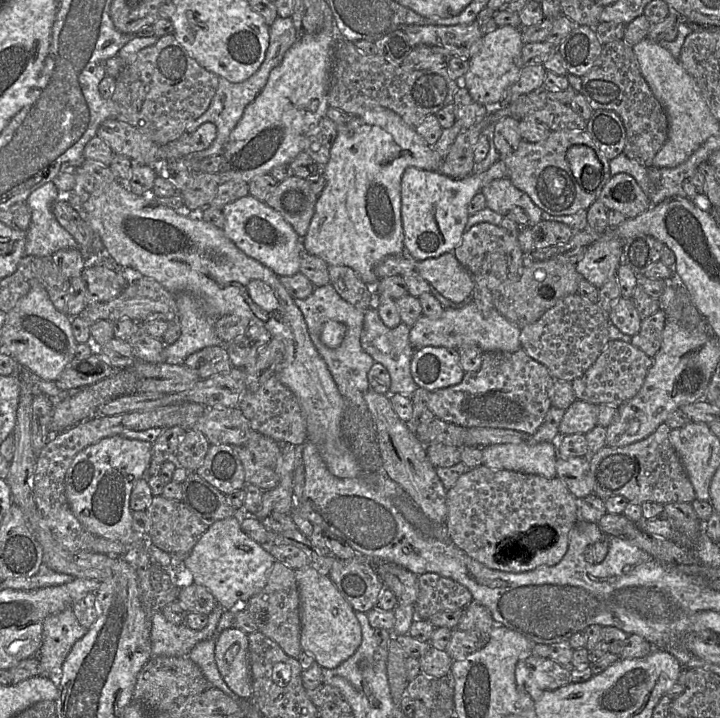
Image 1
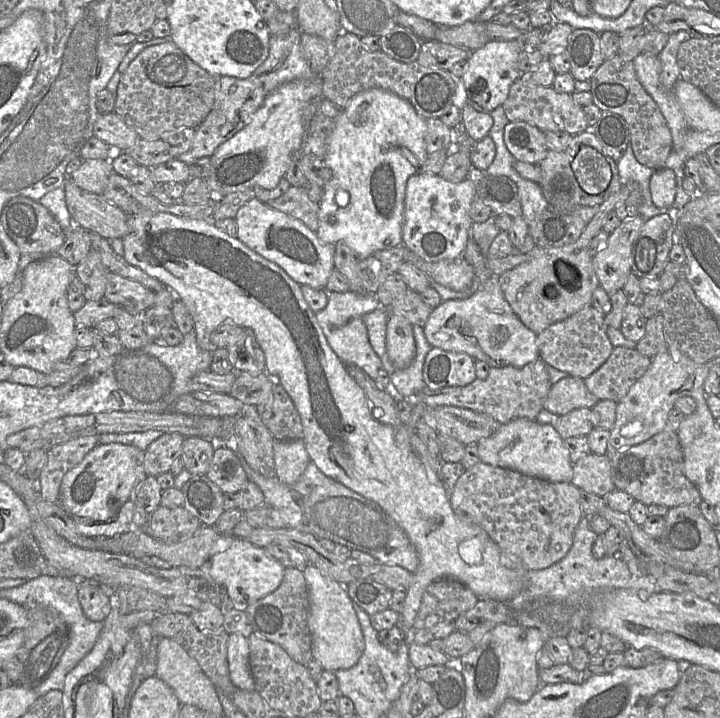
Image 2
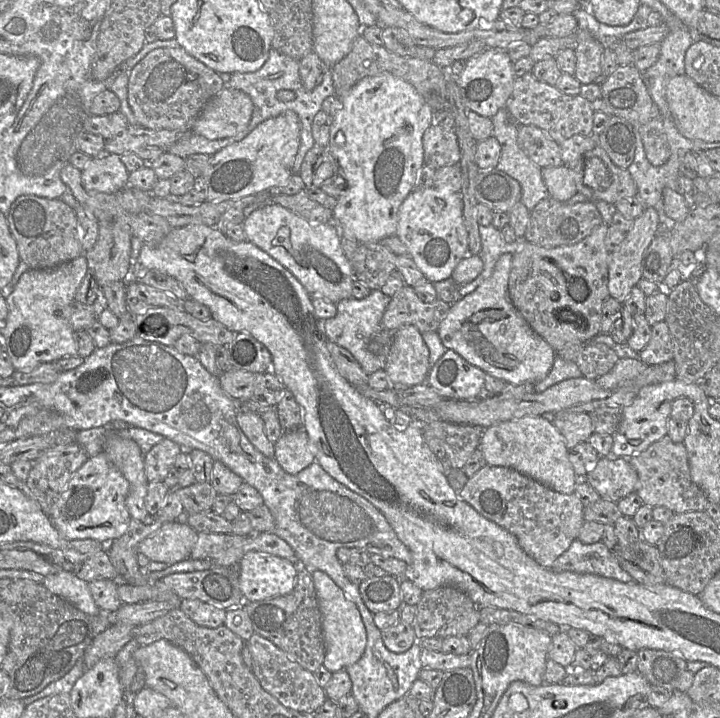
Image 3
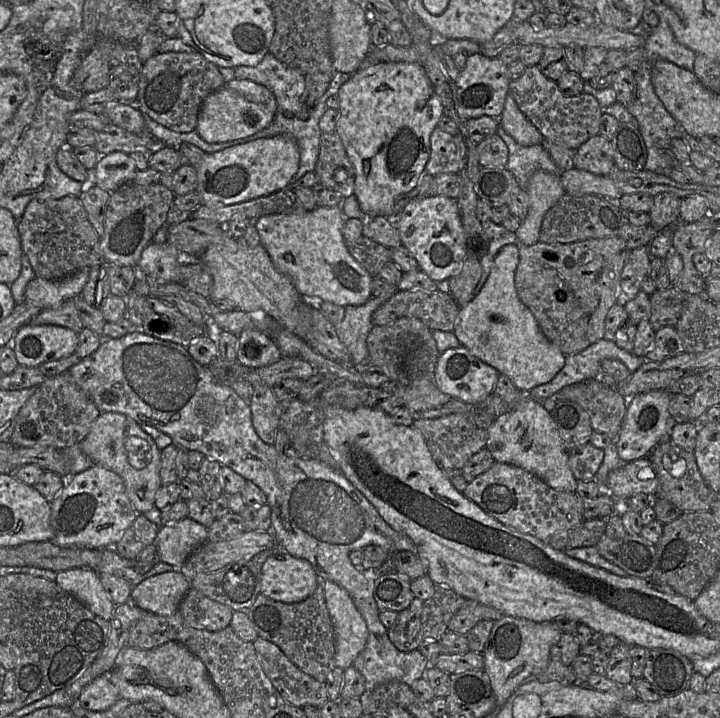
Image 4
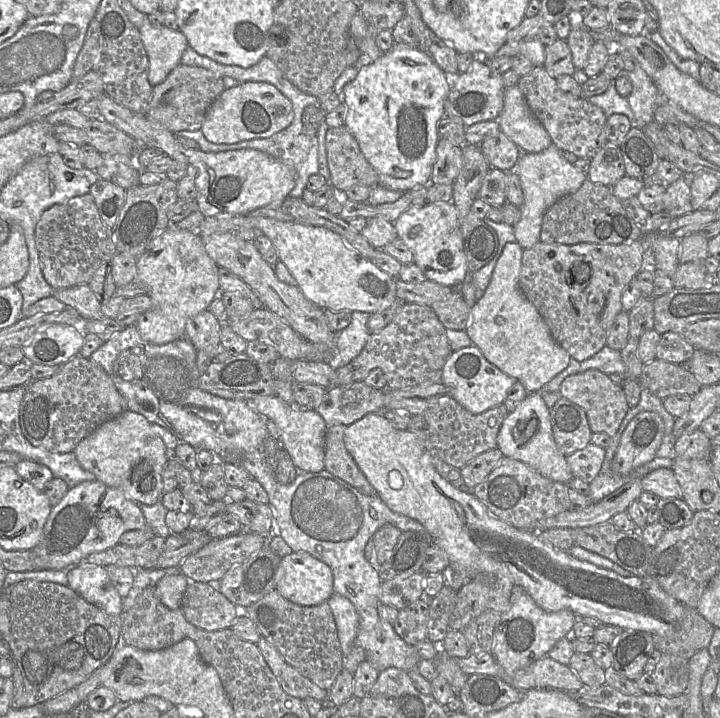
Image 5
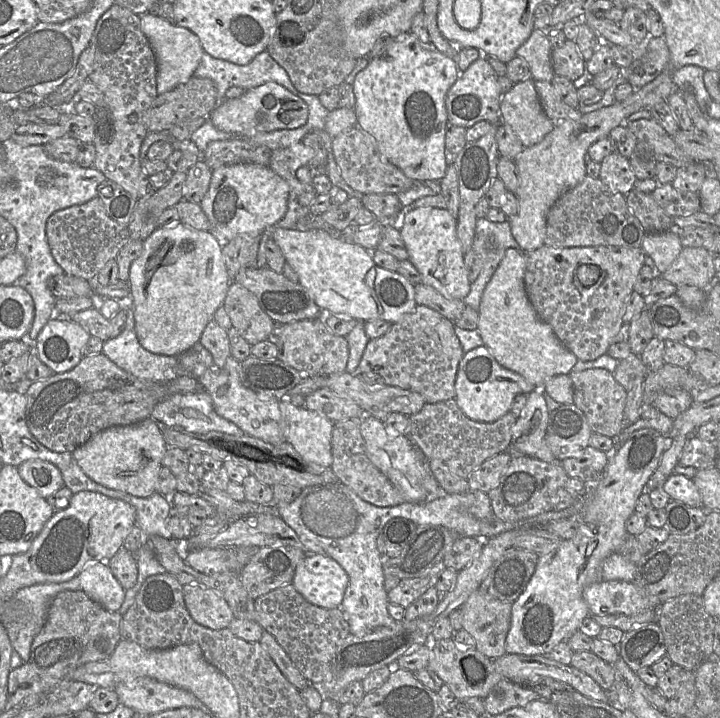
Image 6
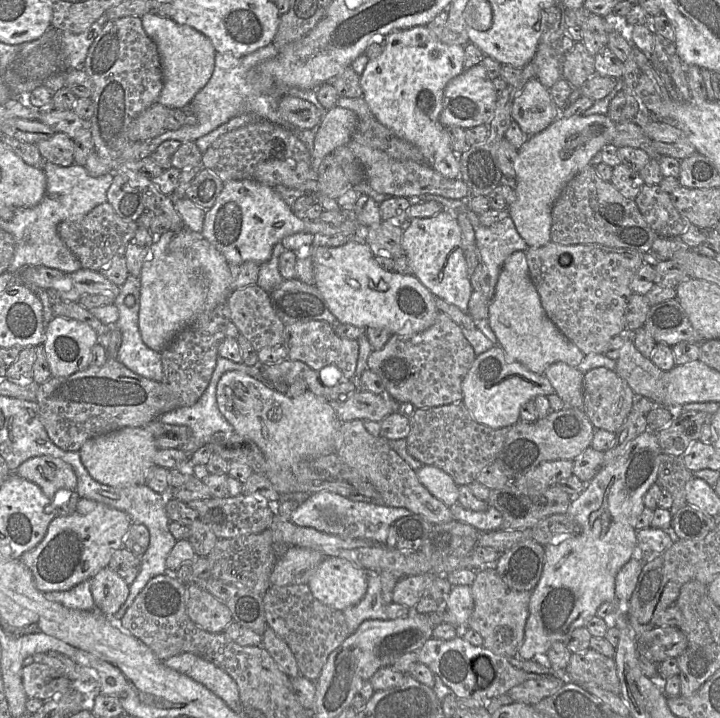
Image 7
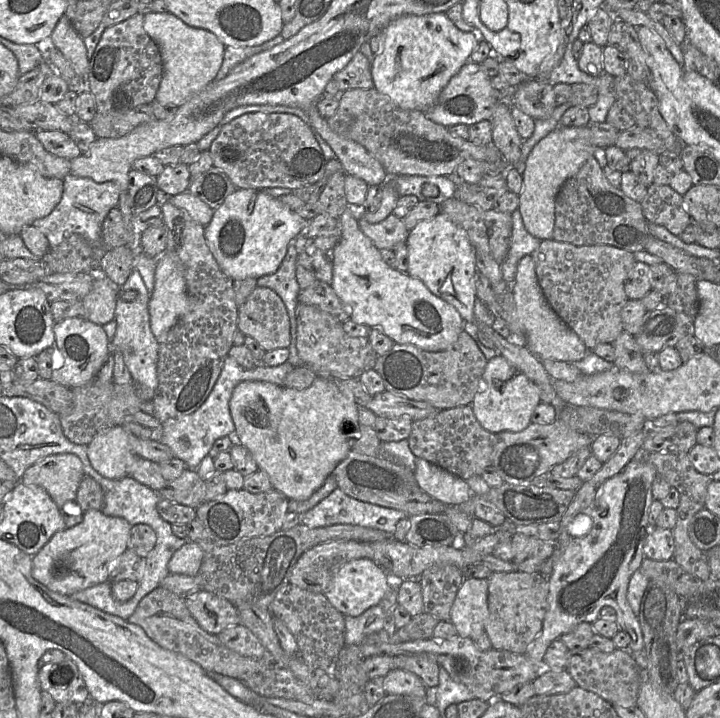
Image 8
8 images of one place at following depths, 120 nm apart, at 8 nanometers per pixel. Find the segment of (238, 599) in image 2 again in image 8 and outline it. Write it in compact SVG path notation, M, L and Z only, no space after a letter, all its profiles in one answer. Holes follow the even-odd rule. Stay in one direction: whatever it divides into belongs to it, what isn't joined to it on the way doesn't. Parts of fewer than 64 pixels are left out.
M354 559L345 563L324 591L328 601L343 615L357 617L368 608L380 604L391 586L388 572L371 559Z

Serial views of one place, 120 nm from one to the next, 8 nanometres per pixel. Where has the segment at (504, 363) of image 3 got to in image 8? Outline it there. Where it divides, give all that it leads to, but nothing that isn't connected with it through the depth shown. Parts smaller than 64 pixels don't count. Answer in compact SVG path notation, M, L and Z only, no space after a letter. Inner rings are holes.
M530 255L523 256L518 262L512 293L517 317L524 329L525 347L532 354L540 360L575 362L584 358L587 347L548 303L538 283L535 263Z

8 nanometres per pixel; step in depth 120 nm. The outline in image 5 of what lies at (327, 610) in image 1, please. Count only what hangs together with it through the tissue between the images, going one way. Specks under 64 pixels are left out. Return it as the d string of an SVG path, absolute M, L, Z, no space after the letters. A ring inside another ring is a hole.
M336 592L327 602L334 616L341 650L345 656L355 644L360 626L359 615L349 599Z

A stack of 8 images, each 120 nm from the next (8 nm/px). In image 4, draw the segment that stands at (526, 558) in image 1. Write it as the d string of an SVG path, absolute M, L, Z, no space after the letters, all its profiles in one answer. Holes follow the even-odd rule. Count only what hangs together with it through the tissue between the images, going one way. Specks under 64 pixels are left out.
M495 462L468 483L463 495L502 524L532 535L556 550L567 548L570 532L584 521L576 493L555 490L536 475L511 464Z

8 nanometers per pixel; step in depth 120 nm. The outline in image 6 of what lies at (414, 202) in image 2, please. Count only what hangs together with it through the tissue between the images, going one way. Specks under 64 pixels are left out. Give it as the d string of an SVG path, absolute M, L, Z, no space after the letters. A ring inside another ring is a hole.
M433 207L413 208L404 215L400 233L409 260L421 276L421 283L432 286L447 298L464 300L470 292L471 283L461 242L457 237L457 222L449 210Z

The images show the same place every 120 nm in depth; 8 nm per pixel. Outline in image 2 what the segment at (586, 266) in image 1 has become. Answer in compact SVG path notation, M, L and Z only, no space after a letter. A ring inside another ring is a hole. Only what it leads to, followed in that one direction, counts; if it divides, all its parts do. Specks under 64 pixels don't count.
M641 215L621 221L609 234L606 244L593 256L593 267L599 284L609 296L623 289L632 273L632 249L645 221Z

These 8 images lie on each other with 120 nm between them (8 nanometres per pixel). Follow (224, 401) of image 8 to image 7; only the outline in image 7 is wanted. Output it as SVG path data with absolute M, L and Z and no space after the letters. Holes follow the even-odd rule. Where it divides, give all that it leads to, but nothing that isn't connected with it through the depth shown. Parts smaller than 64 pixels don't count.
M219 356L217 358L216 366L214 369L214 372L212 374L210 383L203 393L203 395L200 397L200 399L190 407L178 407L171 411L168 411L164 414L162 414L159 417L159 421L170 424L170 425L180 425L180 426L186 426L188 427L192 432L192 437L190 440L181 447L181 450L187 453L188 459L190 458L190 455L194 453L196 450L198 450L200 447L206 445L209 443L211 436L216 432L226 432L230 433L234 431L233 426L225 419L225 417L222 415L222 413L219 411L218 405L217 405L217 399L216 399L216 387L217 383L220 379L220 377L227 371L232 370L238 370L241 371L249 376L252 376L255 379L258 379L265 383L268 387L272 387L272 389L287 395L287 391L289 389L289 385L283 383L283 382L276 382L276 383L270 383L266 381L262 374L260 365L256 366L247 366L243 362L242 363L236 363L231 360L228 360L226 358L223 358Z

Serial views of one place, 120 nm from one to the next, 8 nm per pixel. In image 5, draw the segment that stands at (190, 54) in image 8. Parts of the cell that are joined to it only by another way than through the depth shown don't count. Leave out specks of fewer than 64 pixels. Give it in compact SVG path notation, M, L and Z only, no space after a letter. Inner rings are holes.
M150 22L144 23L139 33L149 61L148 80L155 86L180 63L188 42L180 30L154 26Z

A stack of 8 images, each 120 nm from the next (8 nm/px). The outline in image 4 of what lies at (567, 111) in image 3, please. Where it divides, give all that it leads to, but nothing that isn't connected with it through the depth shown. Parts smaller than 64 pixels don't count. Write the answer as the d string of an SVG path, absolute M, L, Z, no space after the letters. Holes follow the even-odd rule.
M538 65L526 67L518 79L511 81L508 94L544 136L545 141L577 150L589 138L599 135L600 119L604 109L596 98L583 92L577 96L565 96L557 82L547 78Z

